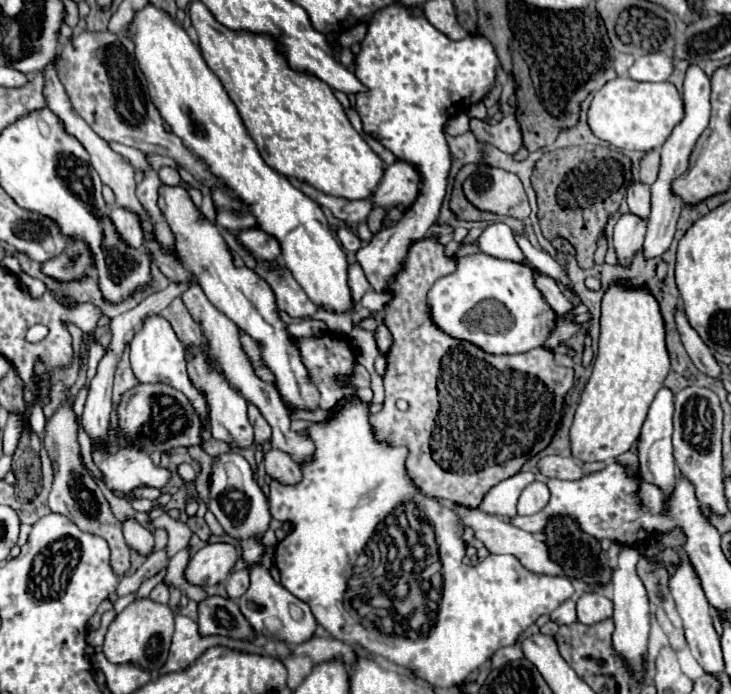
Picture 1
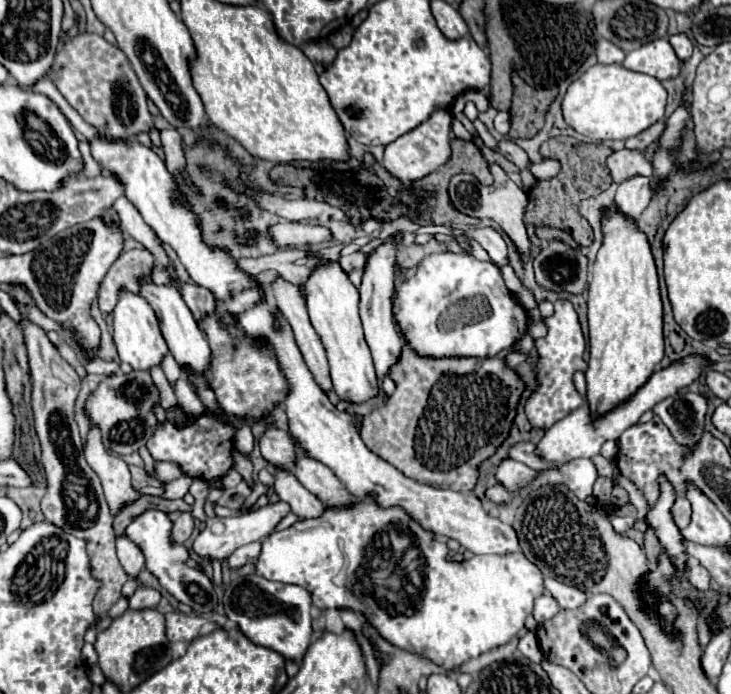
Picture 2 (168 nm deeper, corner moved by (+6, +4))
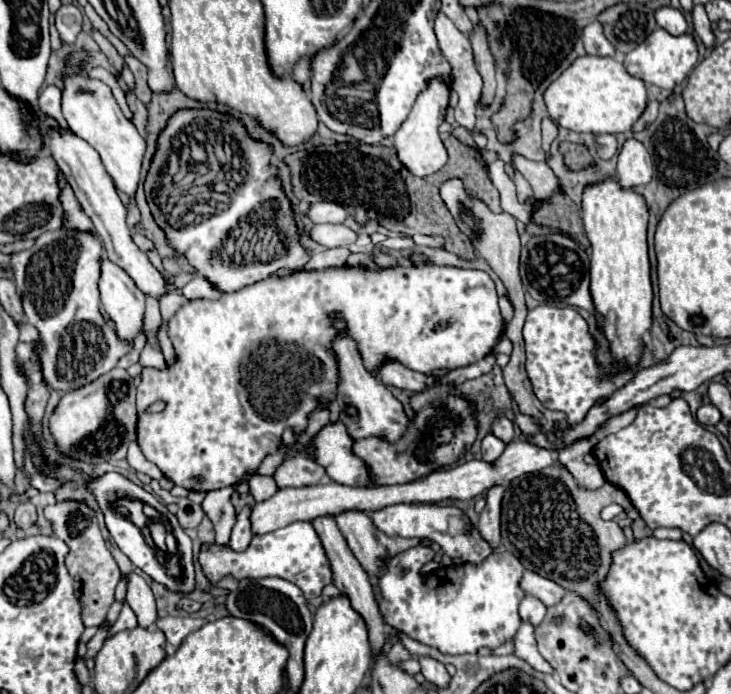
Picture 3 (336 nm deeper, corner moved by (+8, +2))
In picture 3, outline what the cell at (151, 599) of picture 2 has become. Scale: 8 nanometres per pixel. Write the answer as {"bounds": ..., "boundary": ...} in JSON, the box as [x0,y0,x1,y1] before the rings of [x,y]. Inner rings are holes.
{"bounds":[110,604,138,636],"boundary":[[[124,604],[124,608],[122,608],[122,612],[120,612],[120,616],[118,616],[118,620],[116,620],[116,622],[112,624],[112,628],[110,628],[110,636],[116,634],[116,632],[120,632],[120,630],[136,628],[136,626],[138,626],[138,622],[136,622],[134,610],[132,610],[128,604]]]}

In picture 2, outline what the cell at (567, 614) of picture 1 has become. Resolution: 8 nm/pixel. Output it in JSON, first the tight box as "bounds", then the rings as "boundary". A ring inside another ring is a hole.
{"bounds":[532,594,560,624],"boundary":[[[542,594],[540,598],[534,600],[534,612],[532,612],[532,616],[534,616],[534,620],[538,624],[542,624],[542,620],[550,620],[550,616],[554,616],[558,610],[560,610],[558,602],[550,594]]]}

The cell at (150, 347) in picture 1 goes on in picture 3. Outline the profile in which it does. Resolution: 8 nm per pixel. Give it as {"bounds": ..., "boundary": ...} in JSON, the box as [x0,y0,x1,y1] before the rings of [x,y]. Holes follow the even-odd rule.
{"bounds":[100,260,146,342],"boundary":[[[102,260],[102,276],[100,276],[100,302],[106,314],[116,324],[116,334],[124,342],[134,342],[138,332],[142,330],[142,318],[146,312],[146,298],[134,286],[132,278],[124,274],[110,260]]]}

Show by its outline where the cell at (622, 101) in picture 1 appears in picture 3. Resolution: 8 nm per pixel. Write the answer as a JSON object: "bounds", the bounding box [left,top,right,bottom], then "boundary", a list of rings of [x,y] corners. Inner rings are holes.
{"bounds":[544,56,648,134],"boundary":[[[584,56],[578,58],[562,76],[550,84],[544,94],[552,120],[568,130],[586,134],[622,134],[630,132],[648,106],[648,90],[640,78],[634,78],[614,58]]]}

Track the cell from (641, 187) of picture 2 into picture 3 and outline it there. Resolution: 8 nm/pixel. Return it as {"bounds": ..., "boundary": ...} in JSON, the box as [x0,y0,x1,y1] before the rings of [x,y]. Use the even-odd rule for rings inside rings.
{"bounds":[618,140,652,190],"boundary":[[[628,140],[618,154],[618,180],[624,190],[640,190],[652,180],[652,160],[646,148],[636,142]]]}

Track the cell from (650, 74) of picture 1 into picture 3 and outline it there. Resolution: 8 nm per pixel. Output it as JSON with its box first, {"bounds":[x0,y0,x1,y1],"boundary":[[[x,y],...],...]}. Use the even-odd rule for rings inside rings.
{"bounds":[624,28,698,90],"boundary":[[[656,28],[640,46],[636,46],[632,52],[626,54],[624,68],[632,76],[644,80],[646,84],[654,84],[658,88],[672,90],[686,80],[686,76],[690,74],[690,70],[696,62],[698,62],[698,48],[696,48],[696,42],[690,32],[686,32],[682,36],[670,36],[666,30]]]}

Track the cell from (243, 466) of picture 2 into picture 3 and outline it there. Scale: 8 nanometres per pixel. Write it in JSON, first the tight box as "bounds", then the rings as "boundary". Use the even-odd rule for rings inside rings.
{"bounds":[230,506,252,552],"boundary":[[[244,506],[240,512],[238,512],[238,522],[236,526],[232,528],[232,538],[230,538],[230,548],[240,552],[240,550],[246,550],[252,542],[252,532],[250,532],[250,506]]]}

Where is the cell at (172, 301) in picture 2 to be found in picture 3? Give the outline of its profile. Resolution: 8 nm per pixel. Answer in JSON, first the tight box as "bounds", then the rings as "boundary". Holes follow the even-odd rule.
{"bounds":[48,130,168,298],"boundary":[[[50,130],[48,138],[50,138],[52,156],[54,156],[60,172],[64,174],[64,178],[68,178],[68,184],[72,186],[72,190],[76,194],[76,200],[80,202],[80,206],[84,206],[84,212],[92,220],[92,224],[96,228],[96,234],[98,234],[98,238],[104,244],[106,258],[110,262],[116,262],[116,266],[120,266],[136,282],[136,288],[140,288],[146,296],[162,298],[168,292],[166,280],[152,266],[152,262],[148,260],[146,252],[142,252],[132,242],[130,228],[126,224],[126,208],[124,208],[124,204],[122,204],[122,200],[120,200],[110,176],[106,174],[96,150],[88,142],[78,138],[76,134],[70,134],[68,130],[60,130],[60,132]]]}

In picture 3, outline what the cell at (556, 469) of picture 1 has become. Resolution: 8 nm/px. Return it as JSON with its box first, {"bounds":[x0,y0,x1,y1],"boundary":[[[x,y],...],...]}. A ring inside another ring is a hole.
{"bounds":[492,418,514,444],"boundary":[[[500,418],[500,420],[496,420],[494,422],[494,426],[492,426],[492,430],[494,430],[494,434],[496,434],[496,438],[500,438],[504,444],[508,444],[508,442],[512,442],[514,440],[514,426],[512,426],[512,422],[510,420],[506,420],[506,418]]]}

